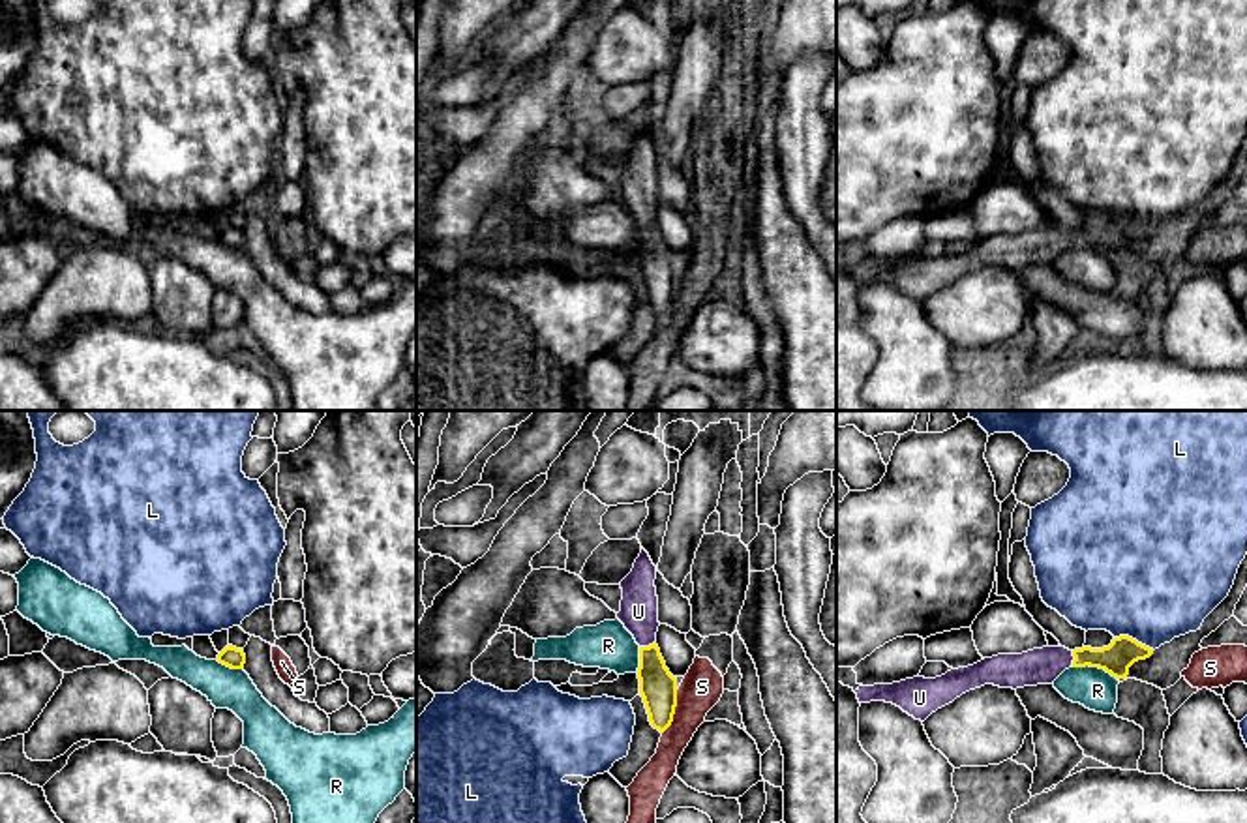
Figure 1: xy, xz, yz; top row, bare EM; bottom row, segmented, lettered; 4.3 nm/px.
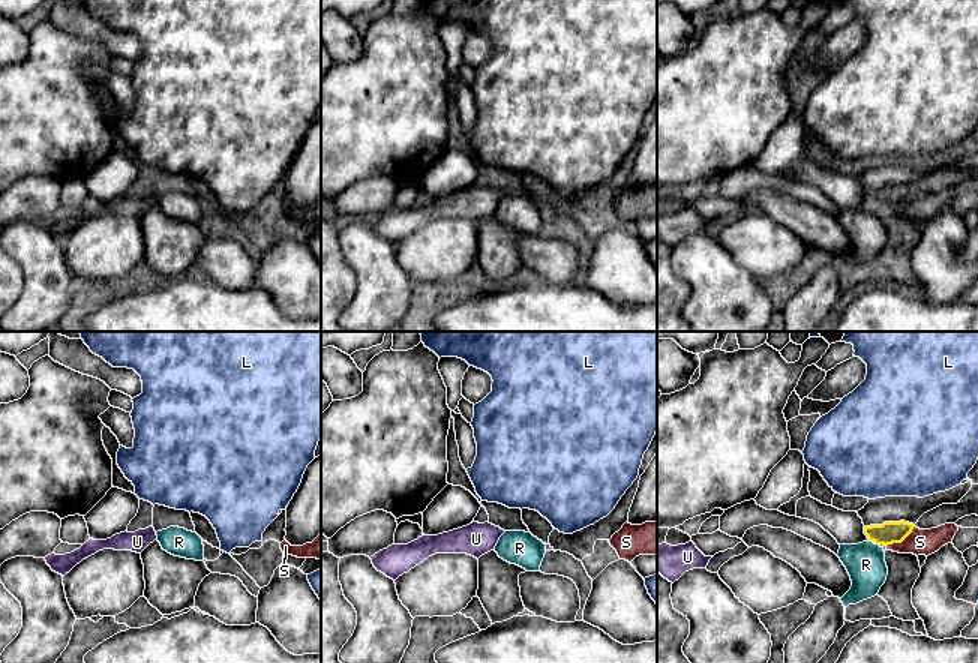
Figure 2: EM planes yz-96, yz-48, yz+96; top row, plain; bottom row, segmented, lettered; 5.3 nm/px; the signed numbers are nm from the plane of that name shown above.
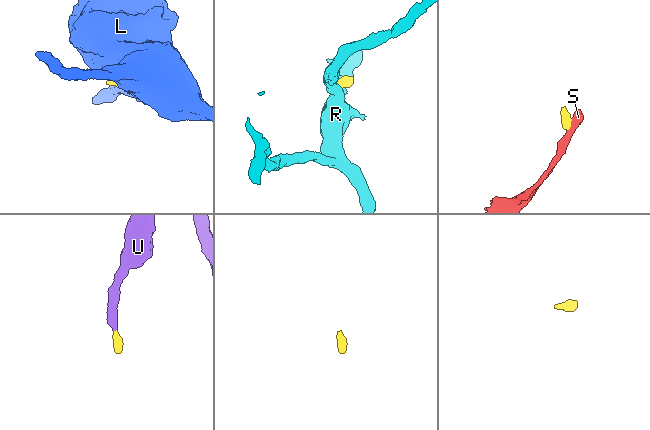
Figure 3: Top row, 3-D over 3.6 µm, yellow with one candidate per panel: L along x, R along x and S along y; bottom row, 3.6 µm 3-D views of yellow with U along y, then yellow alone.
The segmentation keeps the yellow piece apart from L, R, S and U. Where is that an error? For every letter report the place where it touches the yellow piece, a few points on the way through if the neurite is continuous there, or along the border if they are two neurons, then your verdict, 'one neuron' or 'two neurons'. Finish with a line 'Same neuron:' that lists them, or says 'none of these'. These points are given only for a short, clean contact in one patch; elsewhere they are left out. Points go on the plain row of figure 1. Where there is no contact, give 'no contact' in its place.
L: contact yz (1135, 220); border yz (1114, 216), (1131, 216), (1154, 229); two neurons
R: contact yz (1096, 246); border yz (1073, 246), (1097, 246), (1116, 259); two neurons
S: contact xz (674, 291); border xz (679, 269), (674, 300), (662, 314); two neurons
U: contact xz (649, 225); way xz (659, 269), (651, 252), (649, 225), (638, 192); one neuron
Same neuron: U

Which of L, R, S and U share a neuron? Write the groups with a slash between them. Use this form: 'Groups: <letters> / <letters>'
Groups: L / R / S / U

